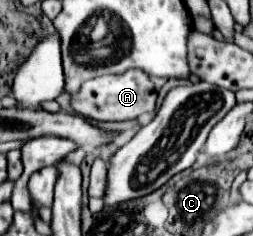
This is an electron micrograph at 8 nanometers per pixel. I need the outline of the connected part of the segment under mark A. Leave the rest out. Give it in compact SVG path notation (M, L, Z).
M132 69L124 75L102 75L92 81L86 81L82 89L72 97L72 107L76 113L84 115L90 121L126 121L138 119L146 111L156 109L158 91L144 71Z

